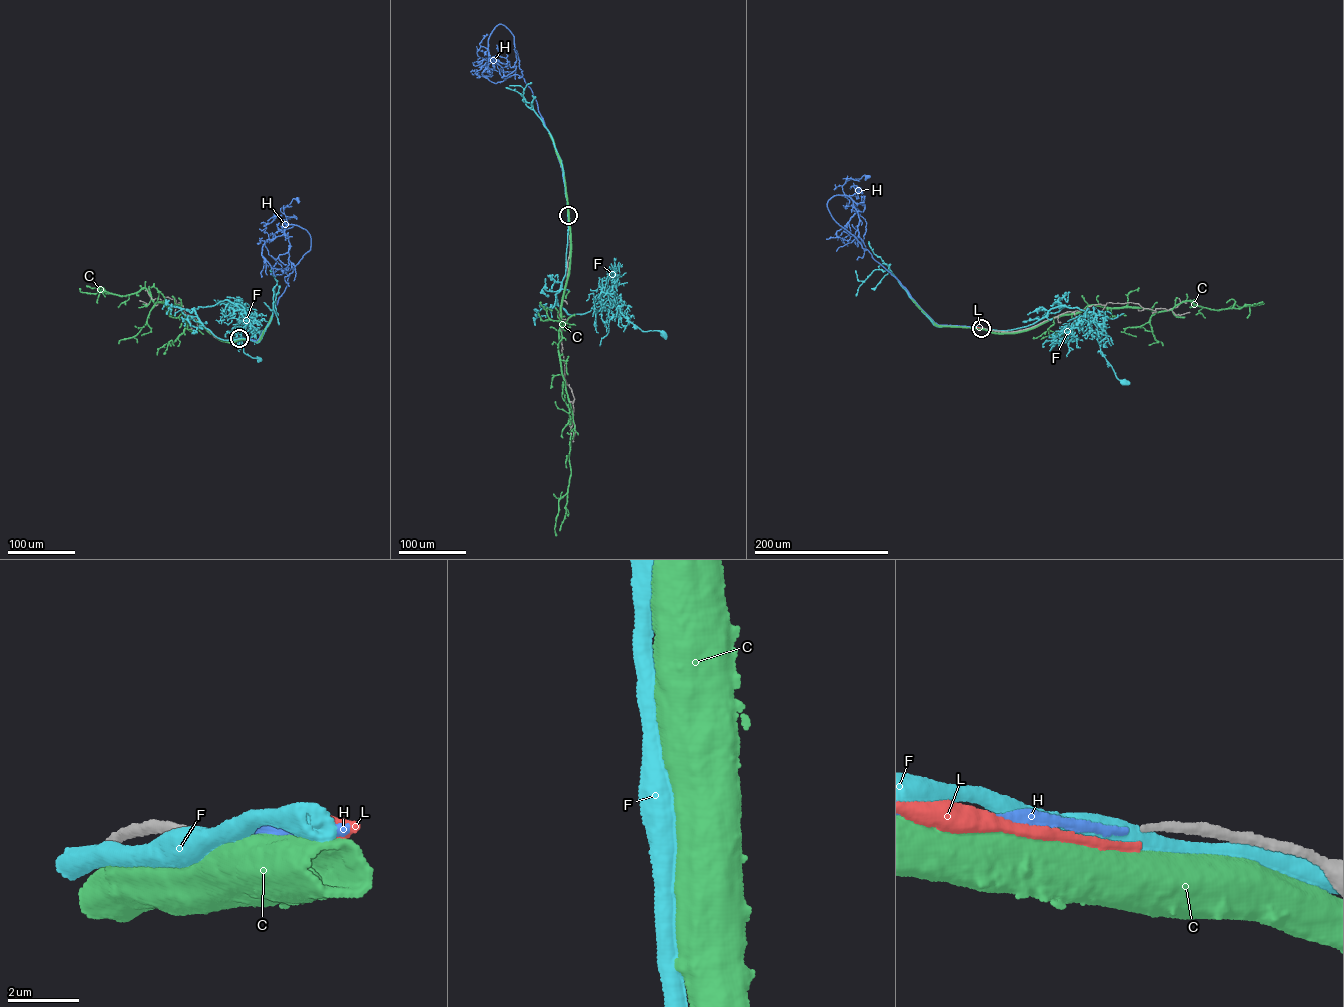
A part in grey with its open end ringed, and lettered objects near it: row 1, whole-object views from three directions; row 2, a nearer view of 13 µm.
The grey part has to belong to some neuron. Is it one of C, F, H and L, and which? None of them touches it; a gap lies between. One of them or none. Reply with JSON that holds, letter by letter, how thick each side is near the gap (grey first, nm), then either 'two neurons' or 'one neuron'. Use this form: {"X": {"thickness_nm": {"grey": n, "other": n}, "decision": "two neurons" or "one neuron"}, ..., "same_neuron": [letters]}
{"C": {"thickness_nm": {"grey": 160, "other": 750}, "decision": "two neurons"}, "F": {"thickness_nm": {"grey": 160, "other": 650}, "decision": "two neurons"}, "H": {"thickness_nm": {"grey": 160, "other": 220}, "decision": "one neuron"}, "L": {"thickness_nm": {"grey": 160, "other": 220}, "decision": "two neurons"}, "same_neuron": ["H"]}

